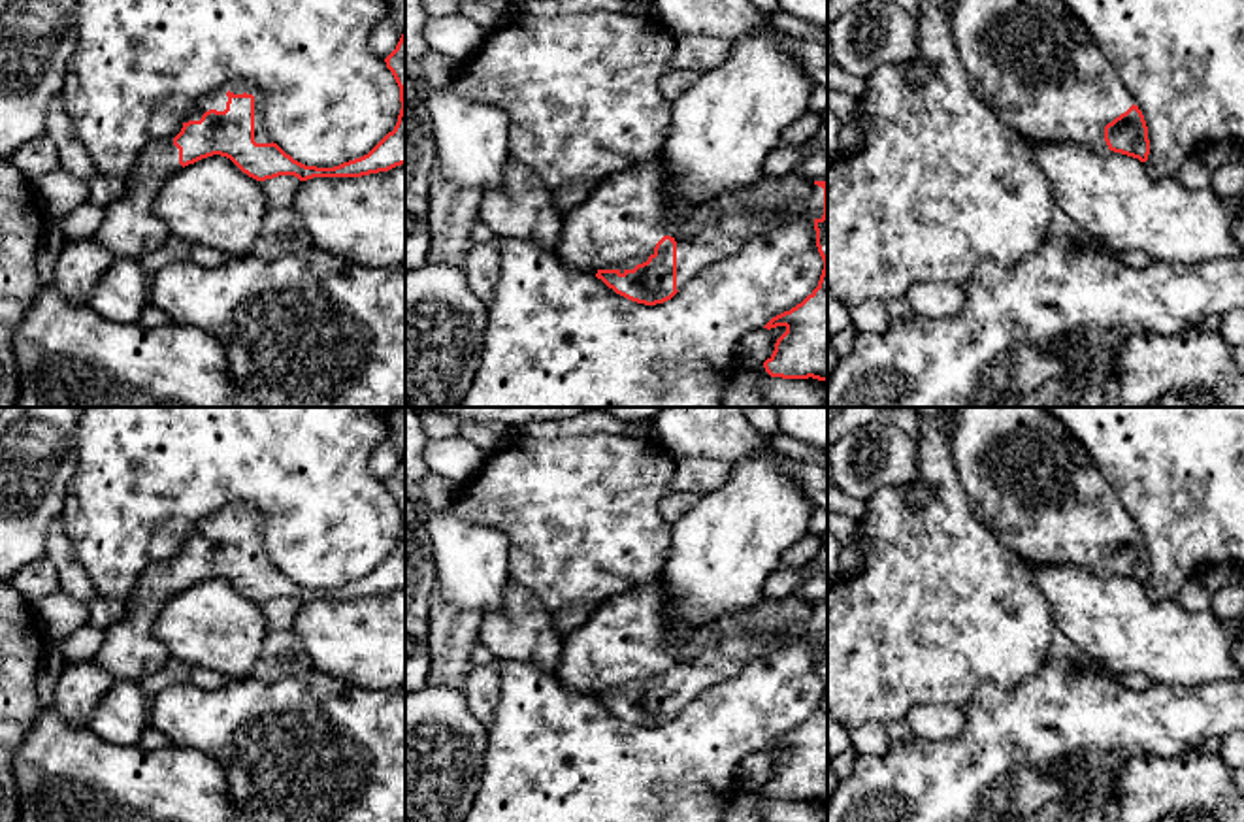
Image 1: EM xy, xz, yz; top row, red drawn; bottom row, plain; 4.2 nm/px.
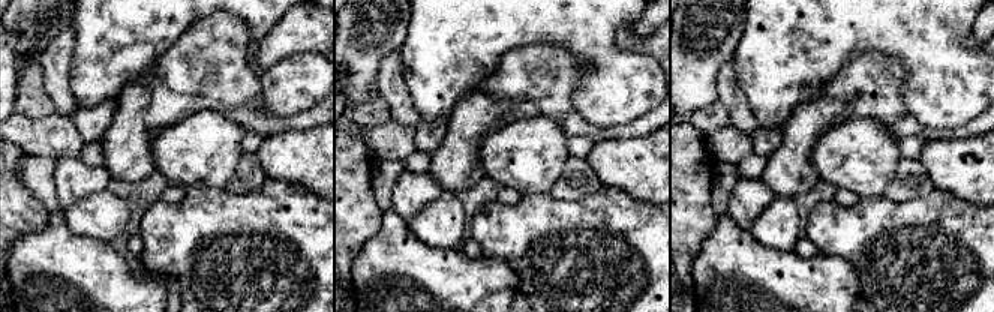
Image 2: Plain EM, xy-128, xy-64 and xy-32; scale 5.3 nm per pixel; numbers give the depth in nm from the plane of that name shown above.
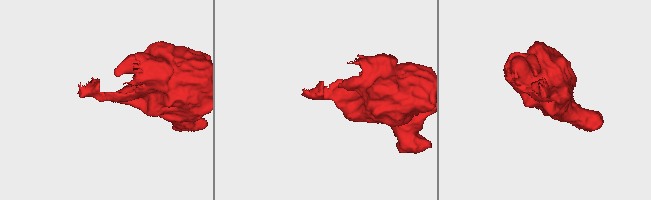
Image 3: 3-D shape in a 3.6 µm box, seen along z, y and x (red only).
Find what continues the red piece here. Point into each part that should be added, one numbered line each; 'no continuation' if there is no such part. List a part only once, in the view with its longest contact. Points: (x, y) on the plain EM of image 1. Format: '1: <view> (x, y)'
1: xy (217, 521)

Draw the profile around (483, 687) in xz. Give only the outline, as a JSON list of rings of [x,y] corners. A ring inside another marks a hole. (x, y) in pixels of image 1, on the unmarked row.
[[[496,664],[473,666],[466,679],[464,696],[473,716],[488,728],[501,696]]]

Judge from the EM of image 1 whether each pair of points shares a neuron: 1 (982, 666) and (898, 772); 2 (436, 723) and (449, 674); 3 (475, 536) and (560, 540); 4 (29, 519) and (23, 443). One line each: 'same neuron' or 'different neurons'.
1: different neurons
2: different neurons
3: different neurons
4: same neuron

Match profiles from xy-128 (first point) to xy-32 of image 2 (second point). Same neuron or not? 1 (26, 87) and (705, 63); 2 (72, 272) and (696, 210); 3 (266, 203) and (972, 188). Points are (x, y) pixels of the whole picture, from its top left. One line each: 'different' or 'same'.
1: different
2: different
3: different

